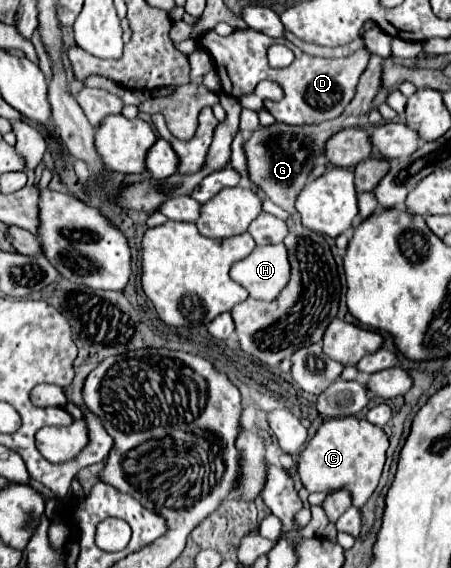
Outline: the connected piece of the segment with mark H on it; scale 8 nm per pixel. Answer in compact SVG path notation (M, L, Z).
M283 243L255 247L251 255L231 267L231 279L241 283L253 299L273 301L289 281L289 261Z

